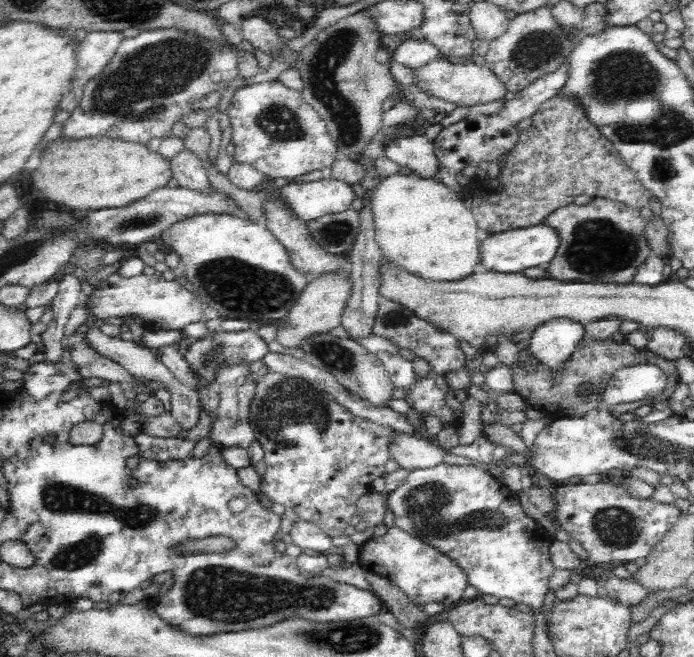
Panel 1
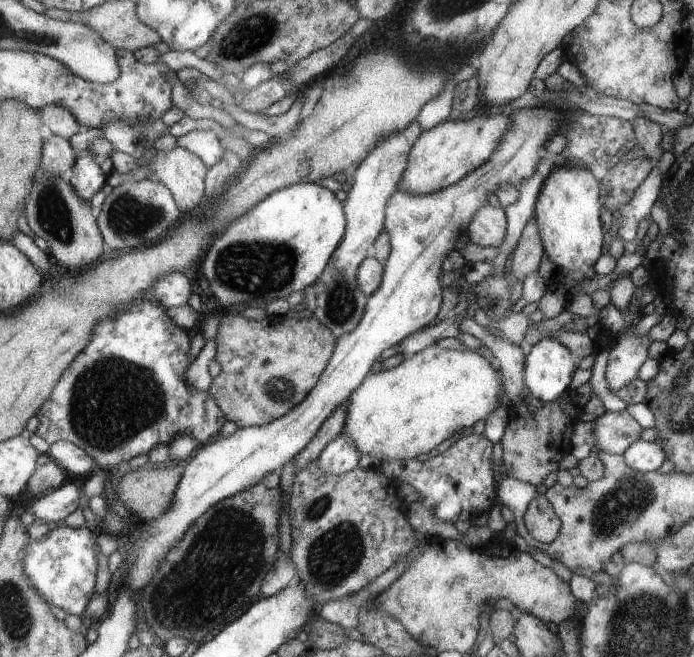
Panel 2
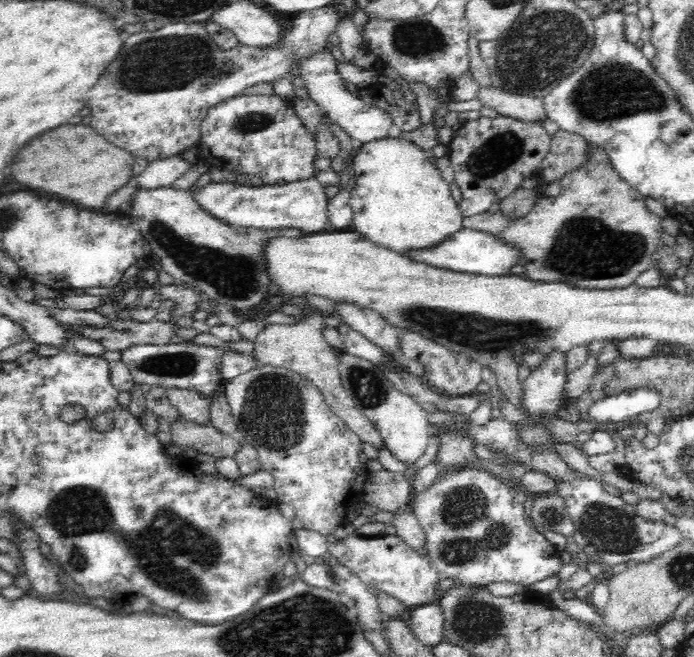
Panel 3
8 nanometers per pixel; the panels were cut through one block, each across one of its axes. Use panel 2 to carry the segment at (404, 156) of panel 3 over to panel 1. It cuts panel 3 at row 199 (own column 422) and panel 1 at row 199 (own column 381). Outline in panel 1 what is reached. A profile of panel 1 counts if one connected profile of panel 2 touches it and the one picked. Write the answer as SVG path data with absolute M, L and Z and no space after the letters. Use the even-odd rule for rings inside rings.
M398 172L380 180L380 184L372 190L370 202L376 224L376 242L382 246L382 254L390 264L426 282L460 282L482 270L480 246L484 234L478 228L468 200L458 198L456 192L452 192L446 184L438 180L422 180L408 172Z

